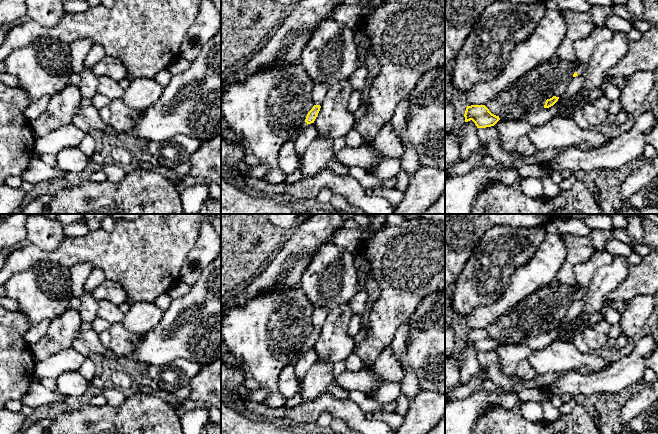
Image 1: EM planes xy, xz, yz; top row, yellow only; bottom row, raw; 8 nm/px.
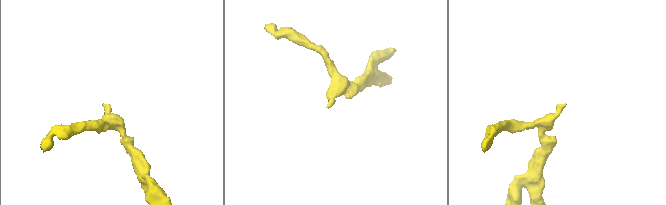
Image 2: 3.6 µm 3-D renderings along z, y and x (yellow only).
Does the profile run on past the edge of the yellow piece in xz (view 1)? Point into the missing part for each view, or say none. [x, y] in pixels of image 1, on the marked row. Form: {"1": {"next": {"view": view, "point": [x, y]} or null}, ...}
{"1": {"next": {"view": "xz", "point": [304, 124]}}}

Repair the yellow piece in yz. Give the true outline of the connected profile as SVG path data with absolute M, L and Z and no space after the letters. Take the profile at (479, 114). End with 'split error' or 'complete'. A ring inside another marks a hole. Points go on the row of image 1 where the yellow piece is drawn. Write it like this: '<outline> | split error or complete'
M485 105L467 106L465 122L472 120L477 128L486 128L494 126L499 120L499 116L492 114Z | complete

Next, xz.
M314 105L313 108L308 112L305 121L300 125L300 132L302 132L308 124L314 123L321 106Z | split error

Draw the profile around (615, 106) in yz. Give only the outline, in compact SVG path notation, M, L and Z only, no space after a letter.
M620 100L611 101L610 107L606 110L608 114L613 118L621 109Z

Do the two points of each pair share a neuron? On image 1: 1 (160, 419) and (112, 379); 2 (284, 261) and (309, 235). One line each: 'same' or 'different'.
1: different
2: same

